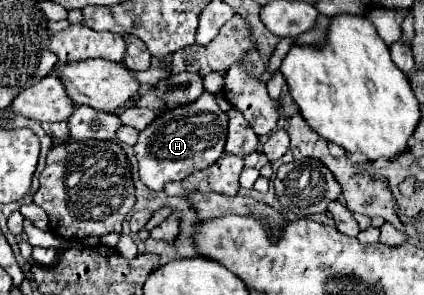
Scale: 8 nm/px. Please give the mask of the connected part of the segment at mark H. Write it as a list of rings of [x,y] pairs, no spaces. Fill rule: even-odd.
[[[202,97],[186,107],[176,107],[160,115],[148,129],[140,131],[138,143],[134,145],[134,153],[140,163],[140,179],[152,191],[162,191],[168,181],[182,181],[188,175],[202,171],[214,161],[218,161],[224,153],[228,119],[224,113],[216,113],[216,101],[212,97]]]

